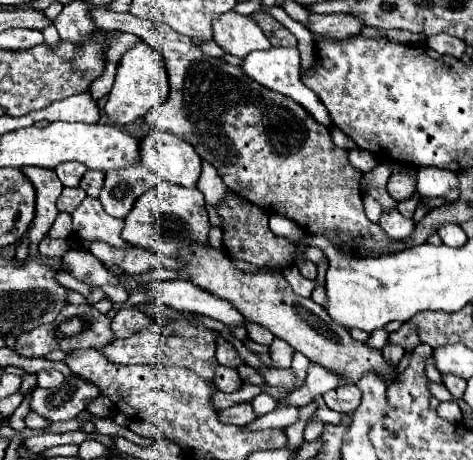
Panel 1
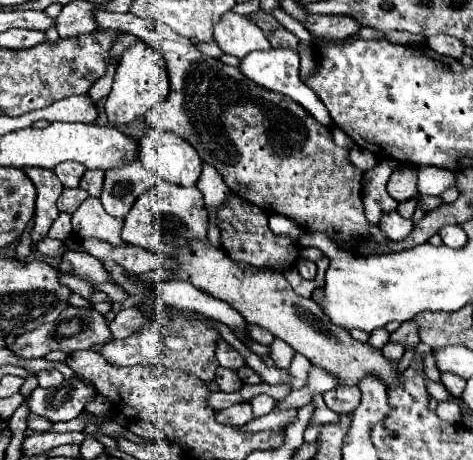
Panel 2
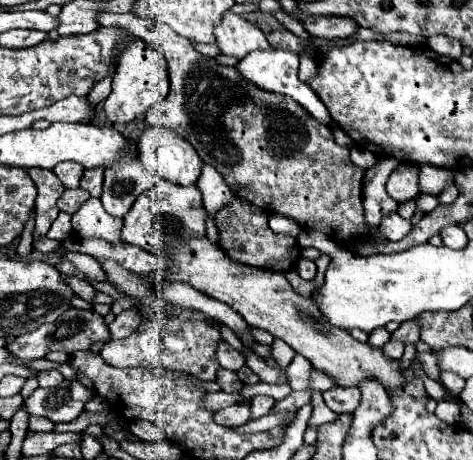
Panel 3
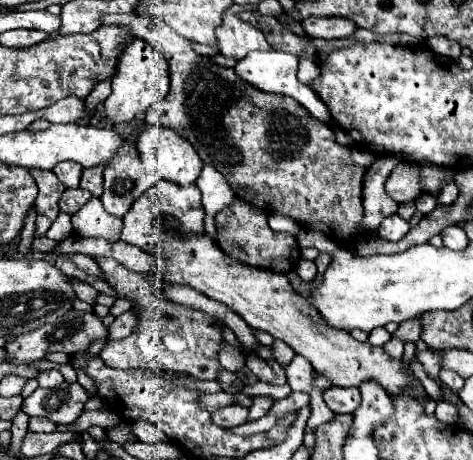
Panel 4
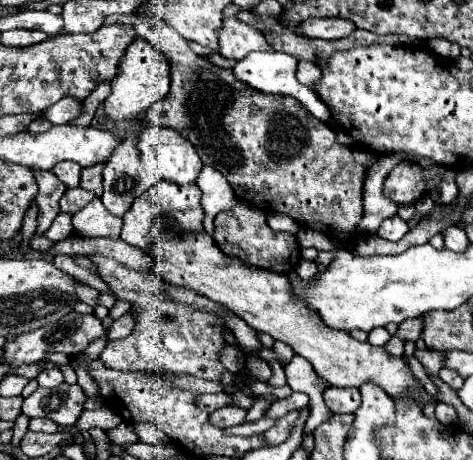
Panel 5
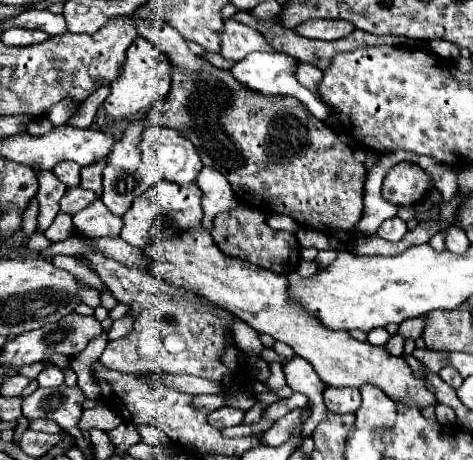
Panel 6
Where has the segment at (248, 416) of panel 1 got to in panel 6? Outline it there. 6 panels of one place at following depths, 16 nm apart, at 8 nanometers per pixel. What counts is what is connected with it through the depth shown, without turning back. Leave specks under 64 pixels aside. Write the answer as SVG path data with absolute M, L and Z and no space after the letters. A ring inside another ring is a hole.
M224 406L224 408L218 408L216 412L212 412L208 416L208 422L216 428L226 428L226 426L236 426L236 424L242 424L244 422L244 416L246 412L240 410L240 408L232 408L232 406Z

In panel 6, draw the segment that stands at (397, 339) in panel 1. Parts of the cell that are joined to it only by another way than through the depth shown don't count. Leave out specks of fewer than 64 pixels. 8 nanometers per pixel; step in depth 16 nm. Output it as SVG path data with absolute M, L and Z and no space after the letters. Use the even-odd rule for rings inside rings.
M420 316L416 320L404 320L404 324L400 324L400 328L398 328L398 334L402 338L406 338L406 340L408 338L410 340L418 340L422 330L424 330L424 316Z

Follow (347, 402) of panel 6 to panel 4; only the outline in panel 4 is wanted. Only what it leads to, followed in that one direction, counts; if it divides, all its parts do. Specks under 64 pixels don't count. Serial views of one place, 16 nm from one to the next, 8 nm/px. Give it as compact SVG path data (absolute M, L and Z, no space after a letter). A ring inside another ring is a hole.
M336 386L324 392L324 402L334 414L352 414L360 404L360 390Z

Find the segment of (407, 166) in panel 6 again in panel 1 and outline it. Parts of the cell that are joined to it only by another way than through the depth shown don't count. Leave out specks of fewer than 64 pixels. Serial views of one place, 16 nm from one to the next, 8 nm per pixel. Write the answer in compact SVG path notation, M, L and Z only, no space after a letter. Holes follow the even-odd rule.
M402 172L402 174L392 174L388 180L388 194L400 202L416 192L416 174L414 172Z

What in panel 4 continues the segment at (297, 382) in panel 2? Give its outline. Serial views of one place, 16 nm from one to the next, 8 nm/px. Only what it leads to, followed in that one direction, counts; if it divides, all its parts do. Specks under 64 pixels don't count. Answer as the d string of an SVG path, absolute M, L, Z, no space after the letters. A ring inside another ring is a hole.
M296 354L292 362L286 366L286 378L292 390L310 388L312 386L312 364L304 356Z

